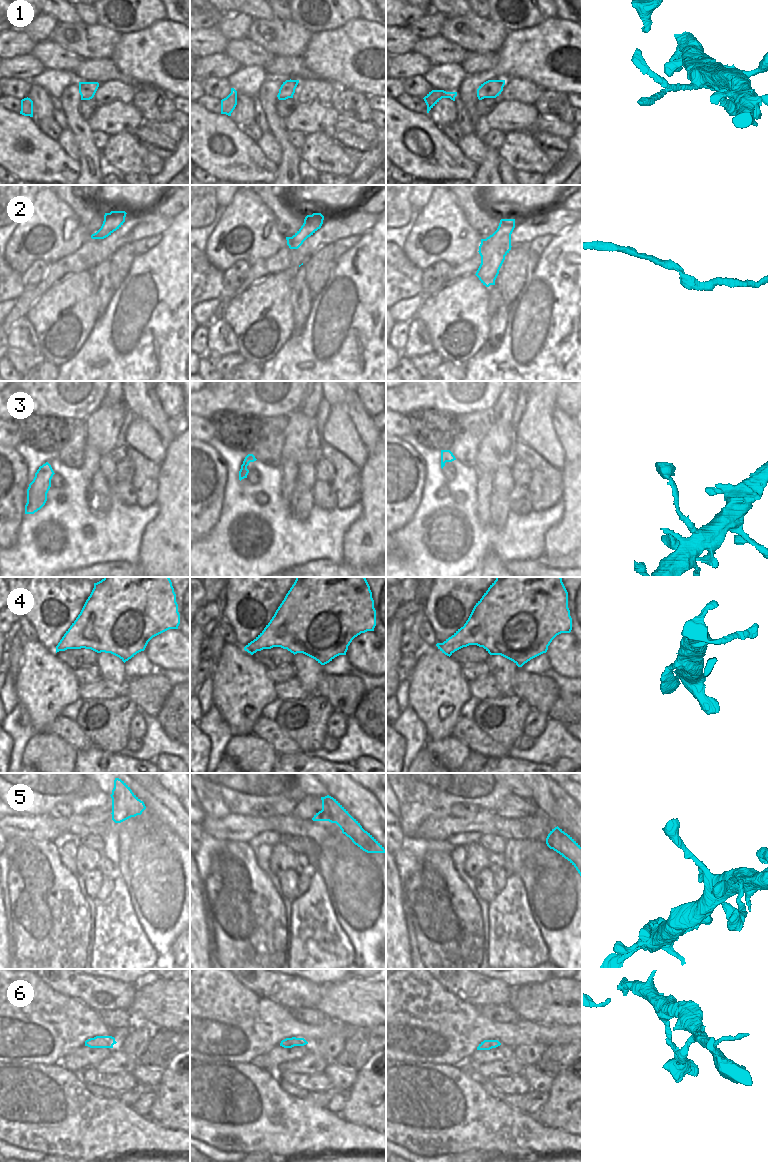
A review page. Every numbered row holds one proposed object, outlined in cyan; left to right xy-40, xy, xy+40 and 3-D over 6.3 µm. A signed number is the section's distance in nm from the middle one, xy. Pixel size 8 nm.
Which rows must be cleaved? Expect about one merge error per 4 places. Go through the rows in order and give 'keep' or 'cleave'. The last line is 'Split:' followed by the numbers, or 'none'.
1: keep
2: keep
3: keep
4: keep
5: cleave
6: keep
Split: 5

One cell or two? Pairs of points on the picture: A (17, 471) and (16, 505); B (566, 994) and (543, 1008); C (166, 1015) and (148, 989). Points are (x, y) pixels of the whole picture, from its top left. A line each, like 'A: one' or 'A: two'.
A: one
B: one
C: one

